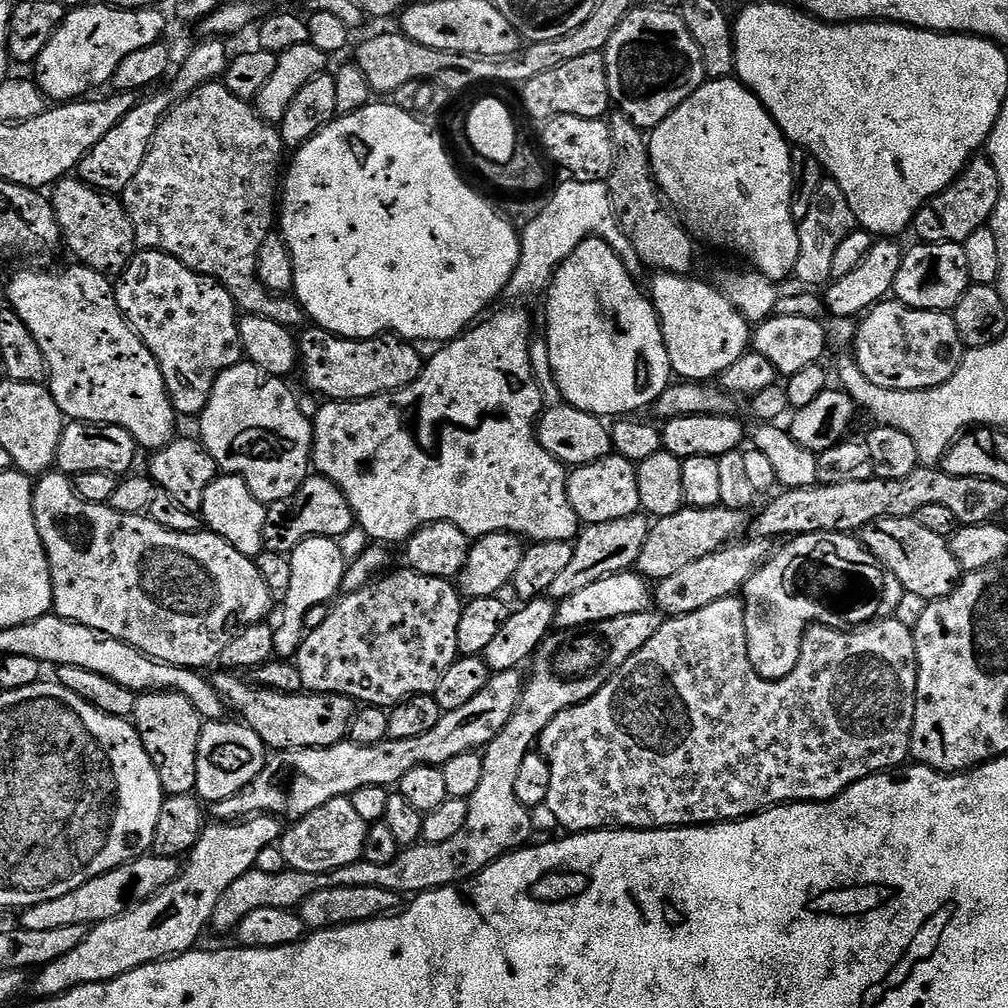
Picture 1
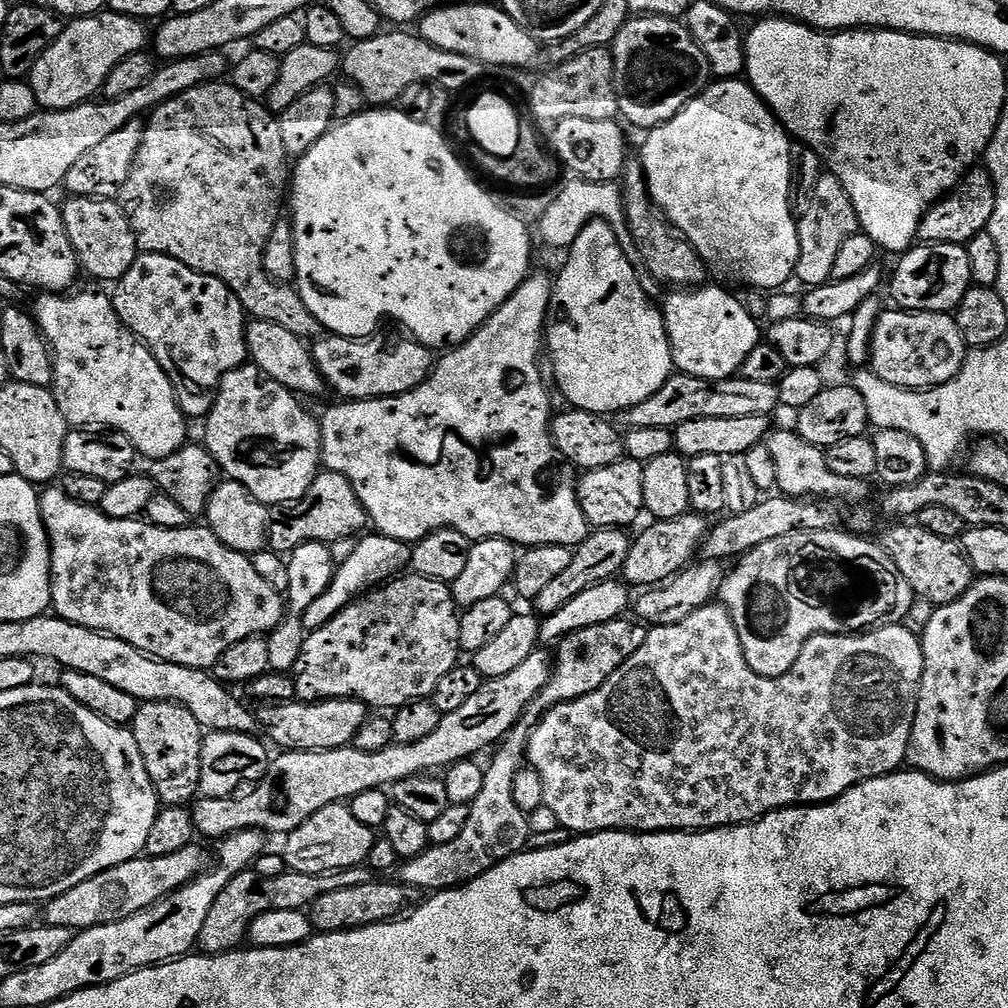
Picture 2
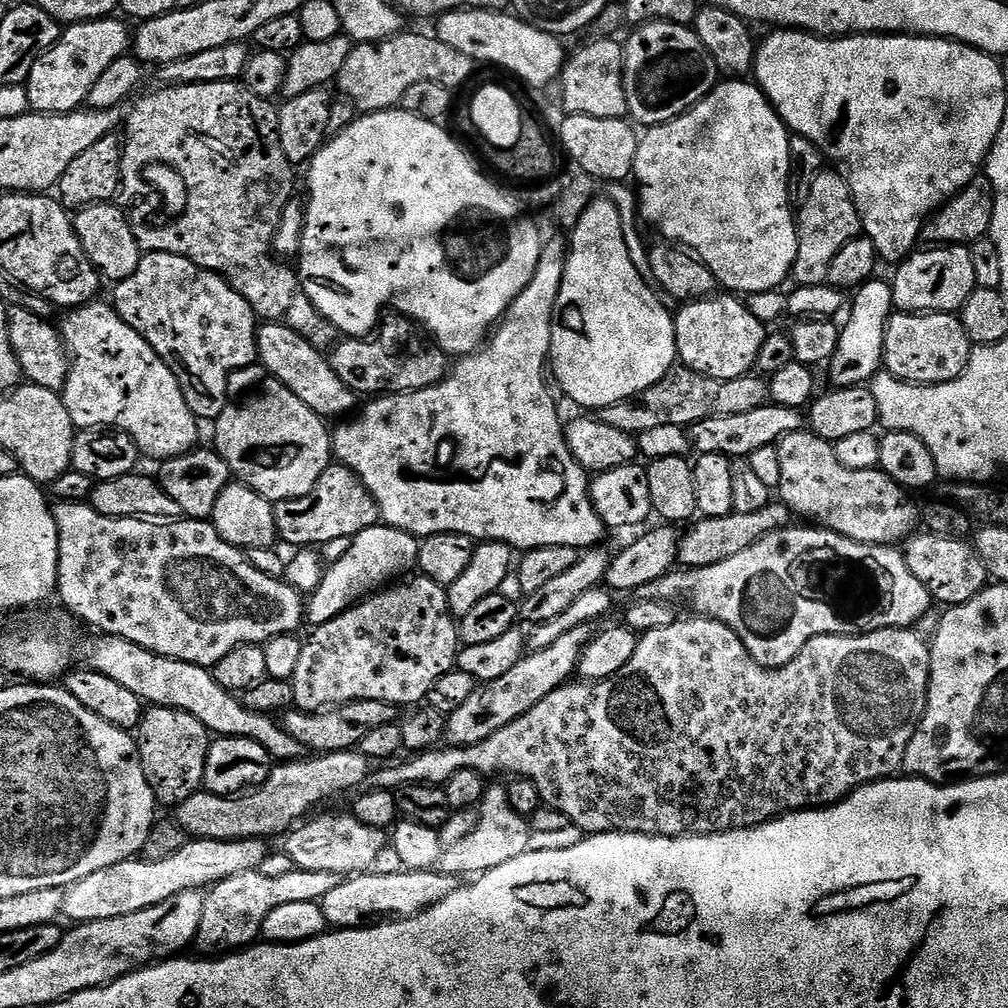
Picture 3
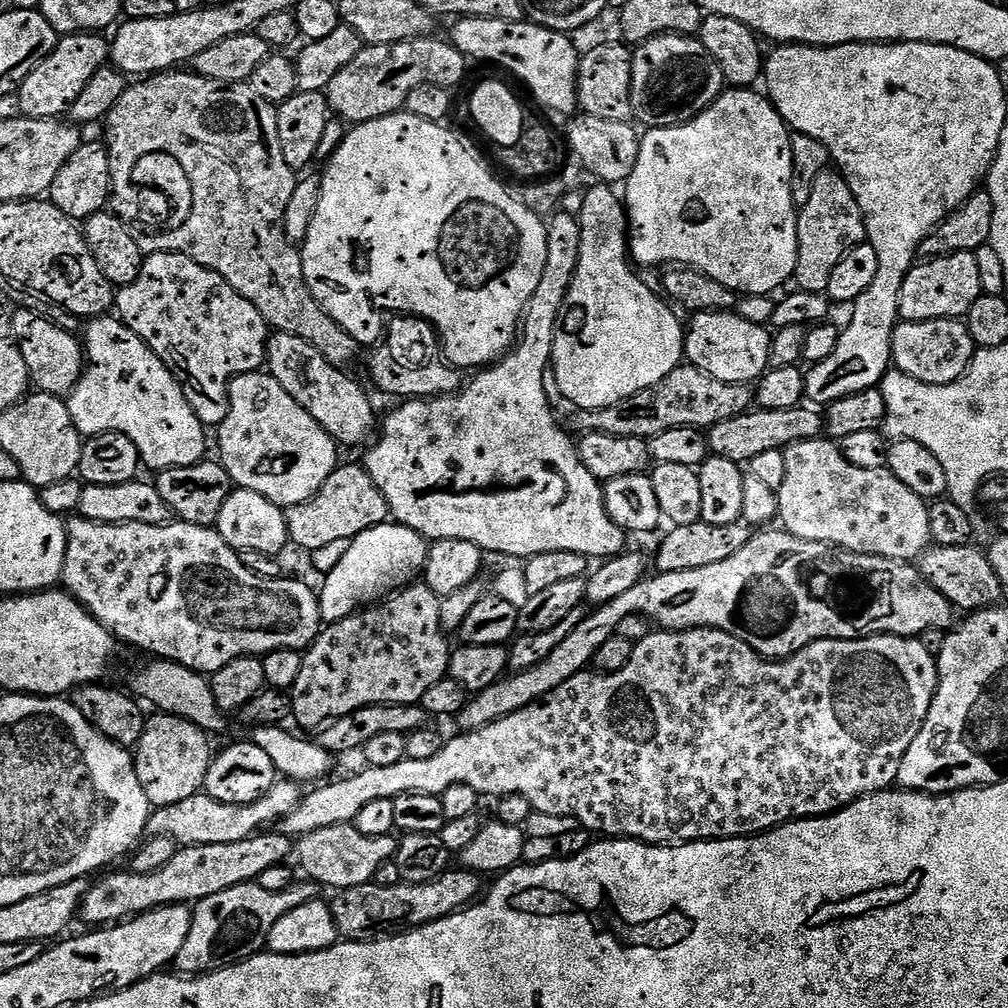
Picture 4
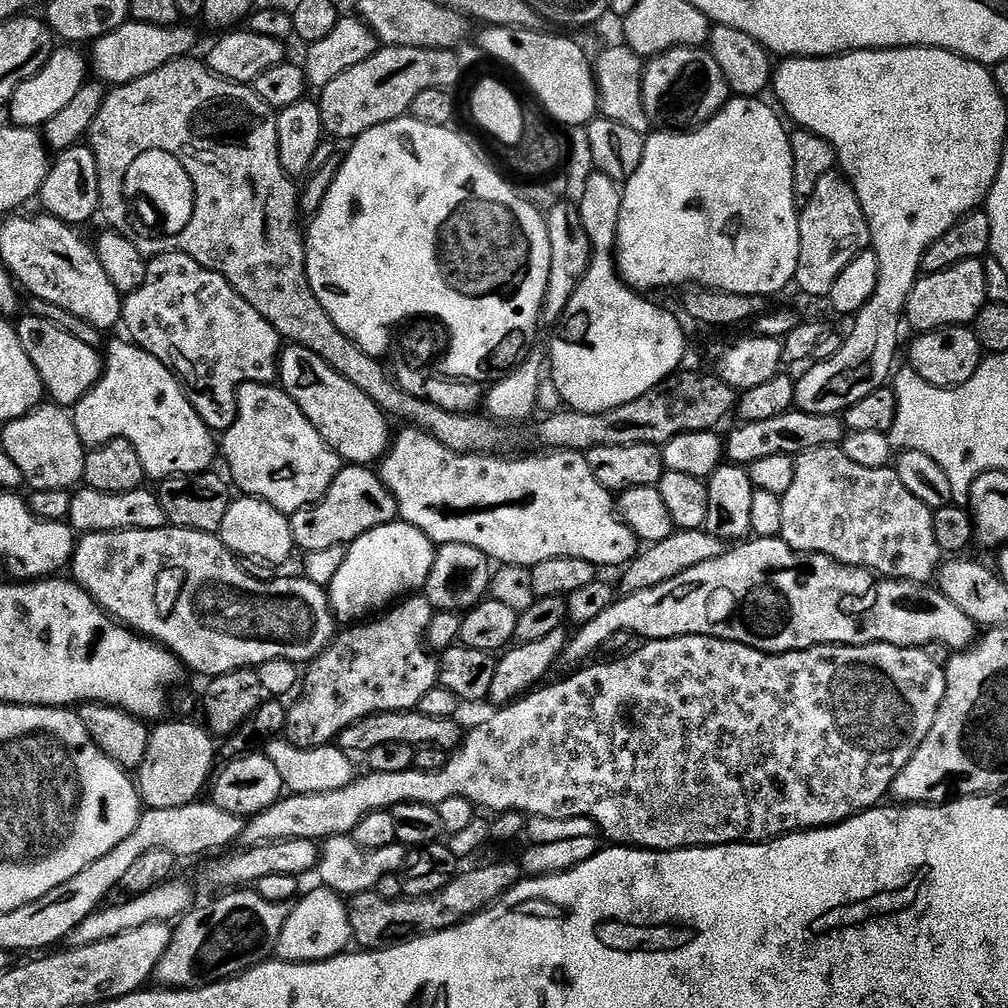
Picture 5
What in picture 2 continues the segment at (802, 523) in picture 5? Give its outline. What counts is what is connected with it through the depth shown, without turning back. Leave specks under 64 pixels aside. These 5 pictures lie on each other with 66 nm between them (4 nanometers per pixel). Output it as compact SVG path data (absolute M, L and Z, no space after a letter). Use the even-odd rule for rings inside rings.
M773 431L766 443L774 458L774 466L778 466L778 482L776 488L785 496L801 498L823 498L829 502L840 500L864 500L868 496L869 481L858 478L842 478L830 470L824 452L815 448L810 442L800 437L799 432Z

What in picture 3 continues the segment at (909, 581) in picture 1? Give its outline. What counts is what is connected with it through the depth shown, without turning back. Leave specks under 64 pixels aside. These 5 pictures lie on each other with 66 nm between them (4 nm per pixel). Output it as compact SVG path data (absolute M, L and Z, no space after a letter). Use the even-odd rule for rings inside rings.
M916 534L903 545L902 557L908 564L910 574L926 586L937 605L955 606L966 604L983 588L989 587L990 577L980 555L971 543L963 540L947 540L931 534Z

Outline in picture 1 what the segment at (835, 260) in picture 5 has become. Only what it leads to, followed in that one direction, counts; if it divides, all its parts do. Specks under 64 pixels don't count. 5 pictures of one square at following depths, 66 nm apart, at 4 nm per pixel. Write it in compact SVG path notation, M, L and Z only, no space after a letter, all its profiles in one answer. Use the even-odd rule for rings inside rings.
M830 178L824 179L818 186L818 190L814 190L814 198L810 198L810 210L806 210L806 218L798 221L800 249L798 250L798 262L796 263L794 276L806 282L809 286L816 286L816 284L827 285L832 280L830 270L838 246L851 232L857 231L857 228L854 210L850 210L850 202L846 202L846 194L842 194L842 186L838 186L838 182L834 182Z

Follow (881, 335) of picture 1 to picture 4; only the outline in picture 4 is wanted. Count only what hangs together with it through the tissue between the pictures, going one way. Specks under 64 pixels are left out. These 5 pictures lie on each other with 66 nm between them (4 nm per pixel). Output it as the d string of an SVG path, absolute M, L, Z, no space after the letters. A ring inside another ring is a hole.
M963 319L905 320L897 323L892 335L892 364L895 371L904 372L923 384L952 384L964 377L964 371L972 365L972 355L976 349Z

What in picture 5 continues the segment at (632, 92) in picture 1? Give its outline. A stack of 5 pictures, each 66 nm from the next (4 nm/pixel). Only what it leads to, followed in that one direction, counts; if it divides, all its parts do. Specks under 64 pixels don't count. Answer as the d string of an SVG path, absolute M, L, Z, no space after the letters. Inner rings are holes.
M707 47L671 48L668 52L660 52L651 57L644 66L644 81L642 82L644 112L649 121L656 126L667 126L672 130L691 130L700 127L712 116L719 114L721 108L730 99L730 89L722 74L722 66L712 57Z

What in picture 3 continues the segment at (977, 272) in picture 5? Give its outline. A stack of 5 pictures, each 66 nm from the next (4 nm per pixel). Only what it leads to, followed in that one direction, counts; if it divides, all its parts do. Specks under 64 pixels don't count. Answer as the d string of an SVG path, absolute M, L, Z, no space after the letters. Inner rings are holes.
M932 246L928 252L916 250L899 261L896 277L890 280L892 302L900 314L923 314L925 312L959 313L976 291L974 262L970 262L970 251L964 246Z

